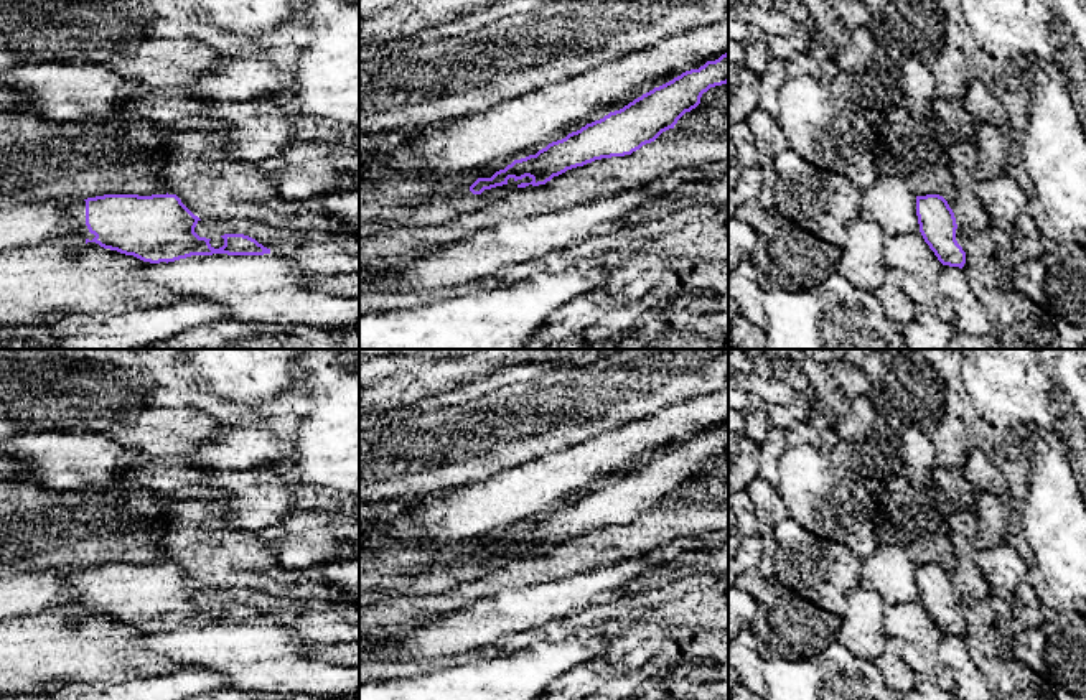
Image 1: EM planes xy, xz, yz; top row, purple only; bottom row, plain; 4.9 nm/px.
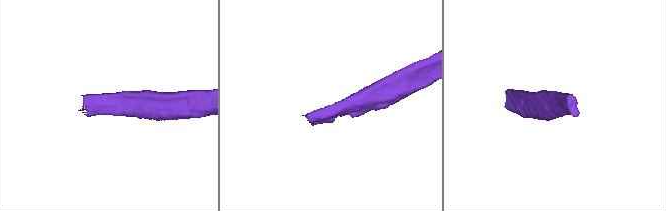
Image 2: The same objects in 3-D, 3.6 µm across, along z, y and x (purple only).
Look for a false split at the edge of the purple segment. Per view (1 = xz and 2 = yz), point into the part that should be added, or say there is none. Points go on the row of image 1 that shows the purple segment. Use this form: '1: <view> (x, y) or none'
1: none
2: none

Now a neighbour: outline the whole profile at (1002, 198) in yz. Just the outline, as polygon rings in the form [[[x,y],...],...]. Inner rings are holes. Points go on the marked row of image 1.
[[[1007,173],[992,180],[979,180],[976,193],[990,221],[1015,222],[1027,214],[1030,206],[1020,184]]]

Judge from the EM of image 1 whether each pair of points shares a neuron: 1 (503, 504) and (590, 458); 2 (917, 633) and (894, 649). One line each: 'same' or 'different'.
1: same
2: different

